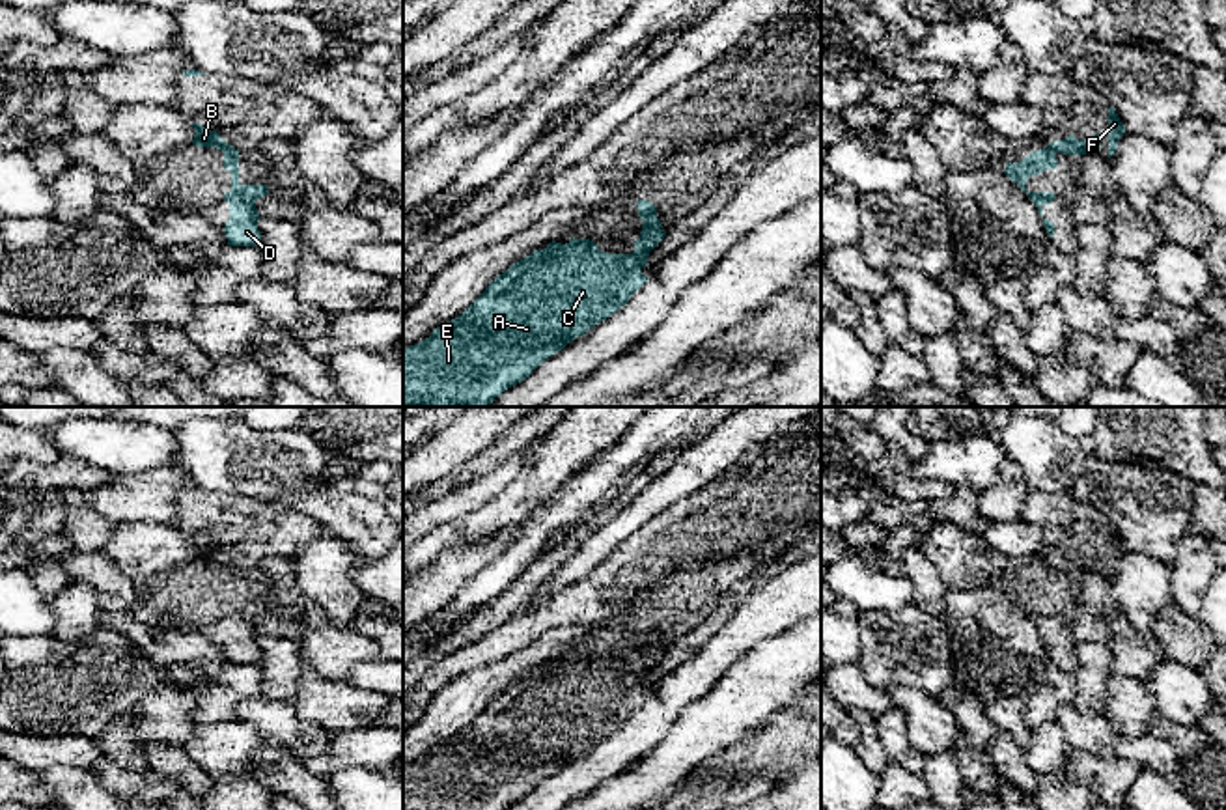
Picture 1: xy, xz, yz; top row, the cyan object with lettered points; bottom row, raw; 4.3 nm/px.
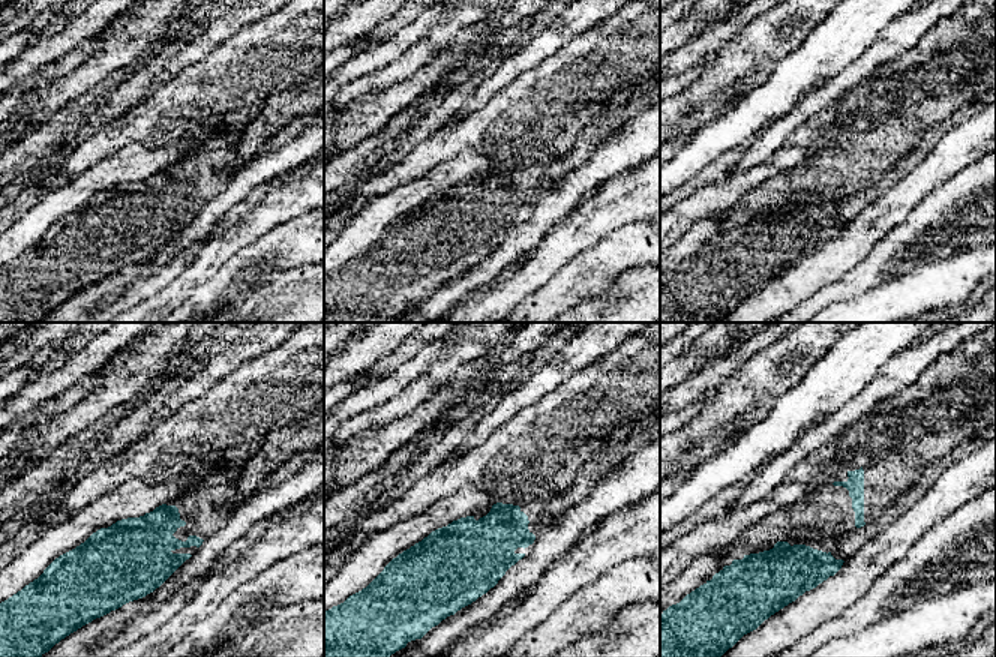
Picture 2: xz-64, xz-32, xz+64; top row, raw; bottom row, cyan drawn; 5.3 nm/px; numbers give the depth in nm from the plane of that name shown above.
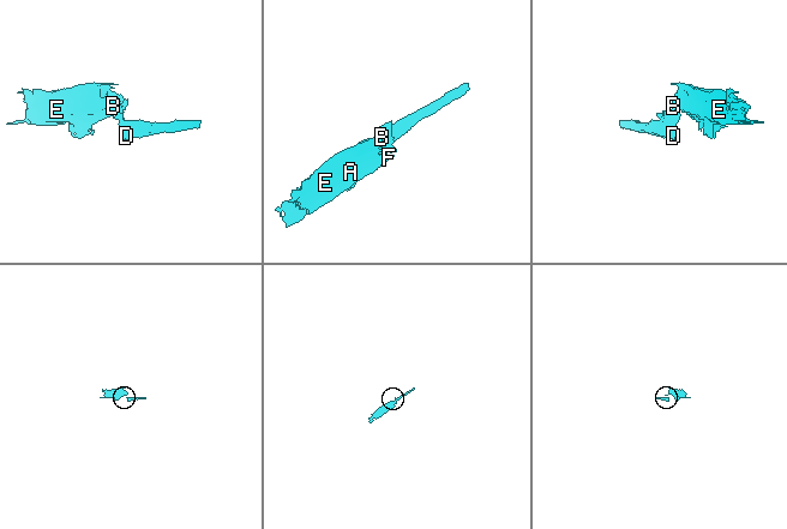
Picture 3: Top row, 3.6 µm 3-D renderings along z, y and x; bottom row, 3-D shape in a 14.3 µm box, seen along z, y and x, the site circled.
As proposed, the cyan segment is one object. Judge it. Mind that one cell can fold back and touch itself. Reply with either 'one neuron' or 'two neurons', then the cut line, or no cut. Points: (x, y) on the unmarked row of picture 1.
two neurons; cut xz (644, 637), (659, 646)

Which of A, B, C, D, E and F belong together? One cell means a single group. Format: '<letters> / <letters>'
A B C E F / D

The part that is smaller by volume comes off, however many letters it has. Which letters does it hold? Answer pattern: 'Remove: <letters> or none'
Remove: D

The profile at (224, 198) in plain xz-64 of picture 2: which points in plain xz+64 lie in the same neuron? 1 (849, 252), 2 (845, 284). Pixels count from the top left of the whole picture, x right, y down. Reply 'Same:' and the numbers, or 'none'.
Same: 1

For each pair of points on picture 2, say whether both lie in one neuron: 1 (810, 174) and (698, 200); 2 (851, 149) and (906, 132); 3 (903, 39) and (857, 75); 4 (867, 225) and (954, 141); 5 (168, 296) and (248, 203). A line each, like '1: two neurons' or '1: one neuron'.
1: two neurons
2: one neuron
3: one neuron
4: one neuron
5: two neurons

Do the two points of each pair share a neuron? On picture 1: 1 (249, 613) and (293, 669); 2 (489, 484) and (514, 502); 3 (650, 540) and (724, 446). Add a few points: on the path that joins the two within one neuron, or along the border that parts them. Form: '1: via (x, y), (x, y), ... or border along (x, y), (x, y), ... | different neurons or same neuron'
1: border along (260, 635), (260, 659), (256, 663) | different neurons
2: border along (527, 456), (521, 469), (497, 493), (463, 516) | different neurons
3: border along (719, 473), (652, 517) | different neurons

